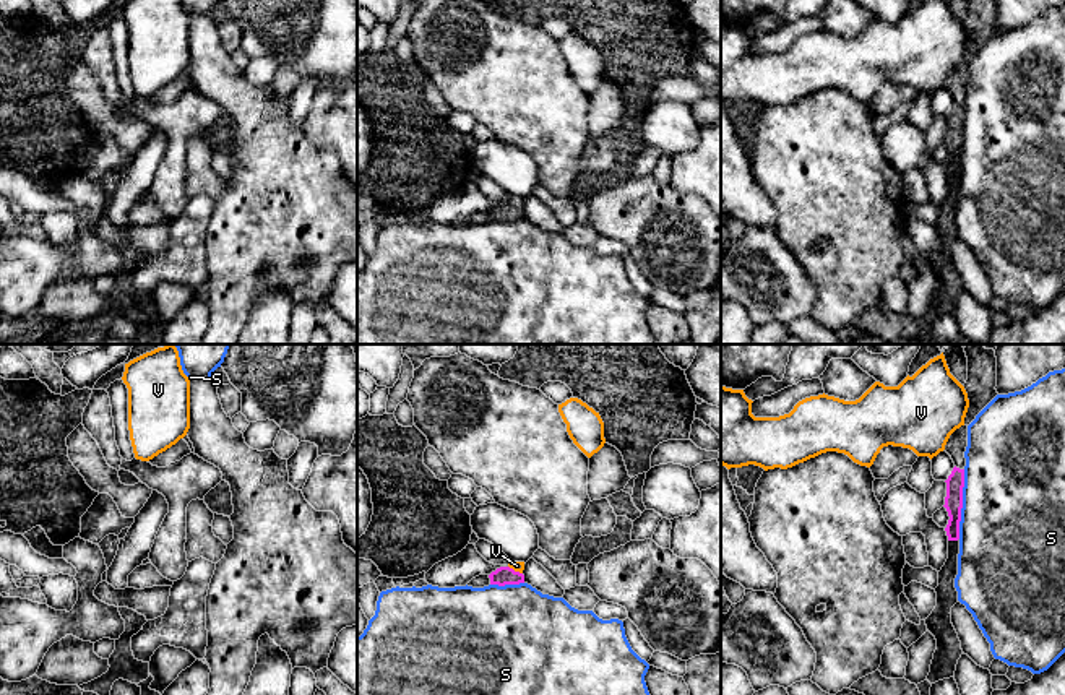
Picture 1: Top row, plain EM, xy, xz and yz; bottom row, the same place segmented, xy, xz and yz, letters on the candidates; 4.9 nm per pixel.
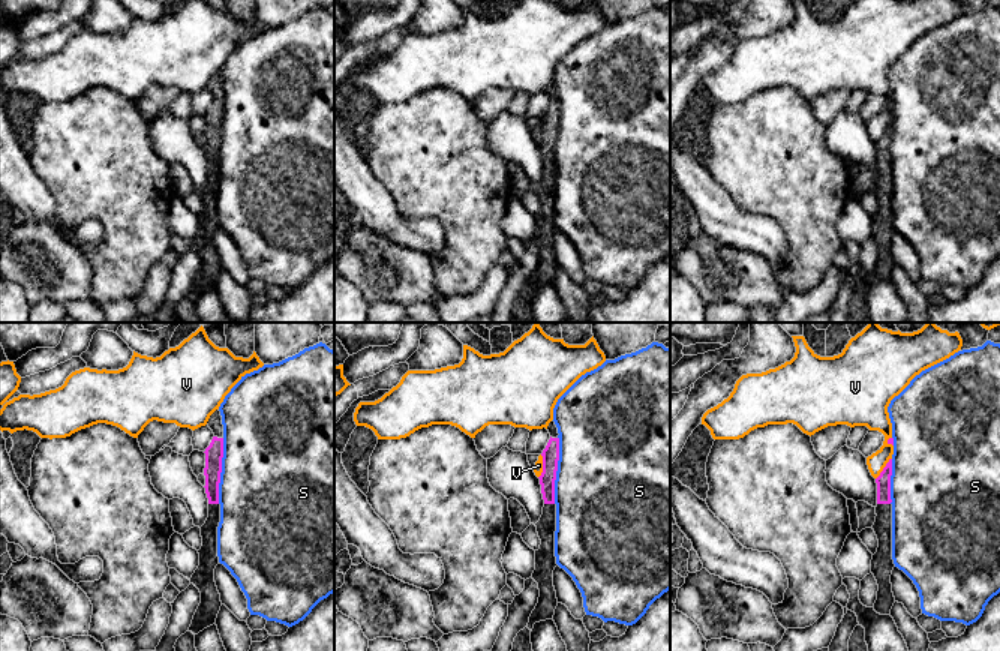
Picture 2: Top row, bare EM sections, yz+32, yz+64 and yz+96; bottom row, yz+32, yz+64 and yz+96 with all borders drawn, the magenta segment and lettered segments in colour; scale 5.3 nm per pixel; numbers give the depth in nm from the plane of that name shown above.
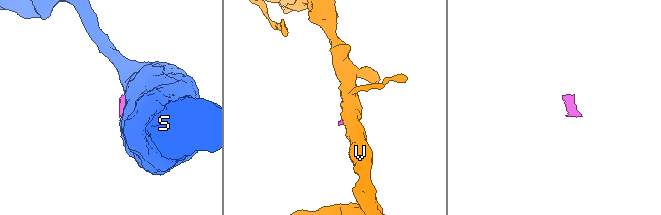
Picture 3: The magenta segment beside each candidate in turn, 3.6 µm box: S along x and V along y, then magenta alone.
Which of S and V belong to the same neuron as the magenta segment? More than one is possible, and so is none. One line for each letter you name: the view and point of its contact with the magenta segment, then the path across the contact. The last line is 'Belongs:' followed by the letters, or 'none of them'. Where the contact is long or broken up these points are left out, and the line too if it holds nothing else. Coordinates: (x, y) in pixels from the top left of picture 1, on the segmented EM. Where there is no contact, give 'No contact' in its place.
Belongs: none of them

